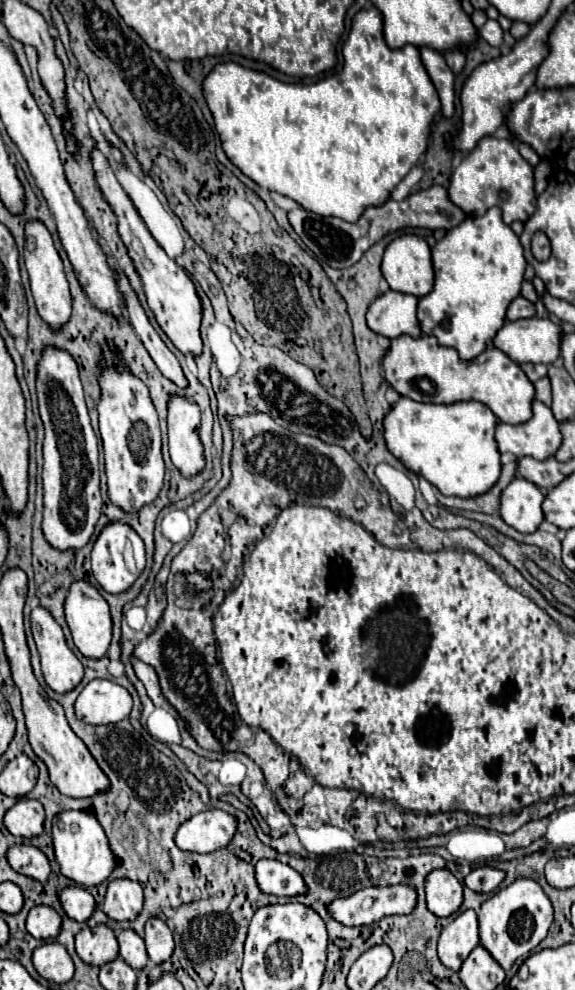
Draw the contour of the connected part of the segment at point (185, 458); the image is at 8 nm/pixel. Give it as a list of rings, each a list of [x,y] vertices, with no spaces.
[[[175,396],[169,400],[169,454],[177,470],[185,478],[193,478],[195,474],[205,470],[205,454],[199,438],[201,418],[197,404]]]

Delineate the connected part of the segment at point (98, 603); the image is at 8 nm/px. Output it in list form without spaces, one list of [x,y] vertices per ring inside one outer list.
[[[79,580],[69,588],[69,594],[65,600],[65,618],[71,628],[73,642],[81,650],[81,654],[85,658],[93,658],[93,660],[103,658],[105,652],[109,650],[109,644],[111,644],[113,620],[109,614],[109,604],[103,600],[103,596],[89,582]]]

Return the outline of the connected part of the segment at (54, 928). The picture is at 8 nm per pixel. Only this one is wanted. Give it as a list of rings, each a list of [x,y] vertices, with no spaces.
[[[35,906],[29,910],[27,932],[37,940],[57,938],[61,932],[61,916],[49,906]]]

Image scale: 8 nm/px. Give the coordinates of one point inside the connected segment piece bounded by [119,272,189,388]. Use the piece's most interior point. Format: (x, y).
(165, 359)

